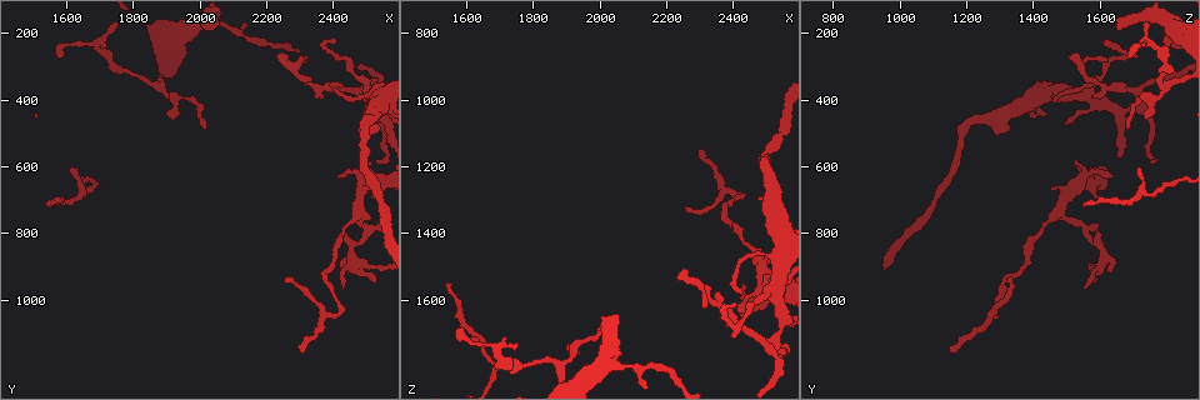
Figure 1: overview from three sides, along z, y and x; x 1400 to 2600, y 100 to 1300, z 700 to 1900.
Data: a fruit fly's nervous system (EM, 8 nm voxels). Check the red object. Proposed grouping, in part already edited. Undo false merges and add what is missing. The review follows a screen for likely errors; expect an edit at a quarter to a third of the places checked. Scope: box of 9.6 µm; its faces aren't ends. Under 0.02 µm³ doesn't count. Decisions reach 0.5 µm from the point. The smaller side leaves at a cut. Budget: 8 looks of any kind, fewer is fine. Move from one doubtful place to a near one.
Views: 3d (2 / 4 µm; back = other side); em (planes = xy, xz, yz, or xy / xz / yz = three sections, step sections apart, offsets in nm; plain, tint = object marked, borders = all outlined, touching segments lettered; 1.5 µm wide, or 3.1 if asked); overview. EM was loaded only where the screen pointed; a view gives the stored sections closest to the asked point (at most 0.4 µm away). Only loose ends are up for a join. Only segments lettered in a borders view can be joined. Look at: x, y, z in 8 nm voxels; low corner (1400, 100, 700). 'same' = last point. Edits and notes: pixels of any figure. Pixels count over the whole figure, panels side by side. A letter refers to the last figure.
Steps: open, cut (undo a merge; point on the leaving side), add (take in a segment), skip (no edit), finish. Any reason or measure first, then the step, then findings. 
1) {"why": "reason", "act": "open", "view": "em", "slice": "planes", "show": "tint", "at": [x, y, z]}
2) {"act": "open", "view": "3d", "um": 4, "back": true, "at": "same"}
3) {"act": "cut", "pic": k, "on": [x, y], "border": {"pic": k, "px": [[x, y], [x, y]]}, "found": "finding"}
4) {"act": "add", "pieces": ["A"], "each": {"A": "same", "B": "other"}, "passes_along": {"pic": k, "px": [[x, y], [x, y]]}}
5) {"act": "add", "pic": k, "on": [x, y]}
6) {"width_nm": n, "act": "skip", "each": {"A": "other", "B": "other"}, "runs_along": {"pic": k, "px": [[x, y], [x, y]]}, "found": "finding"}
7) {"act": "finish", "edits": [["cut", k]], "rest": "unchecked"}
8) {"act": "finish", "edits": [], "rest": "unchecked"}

{"why": "an open end", "act": "open", "view": "em", "slice": "xz", "step": 4, "show": "tint", "at": [2290, 1140, 1160]}

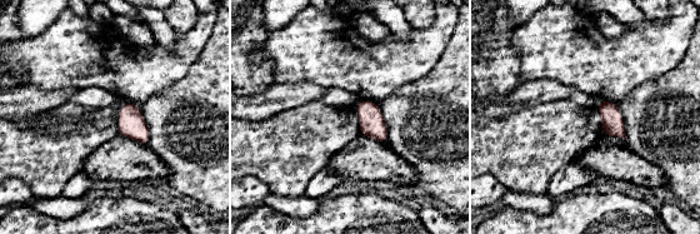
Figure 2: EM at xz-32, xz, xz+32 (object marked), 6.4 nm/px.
{"why": "another direction", "act": "open", "view": "em", "slice": "planes", "show": "borders", "at": "same"}

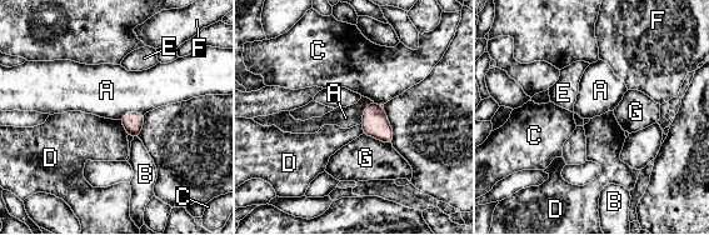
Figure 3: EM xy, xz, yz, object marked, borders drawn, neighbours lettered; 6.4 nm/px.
{"act": "skip", "each": {"A": "other", "B": "other", "C": "other", "D": "other", "E": "other", "F": "other", "G": "other"}, "border": {"pic": 3, "px": [[144, 113], [126, 111], [119, 119]]}, "found": "no lettered segment goes on from it"}

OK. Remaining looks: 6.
{"why": "sharp bend", "act": "open", "view": "3d", "um": 4, "at": [2430, 1020, 1290]}

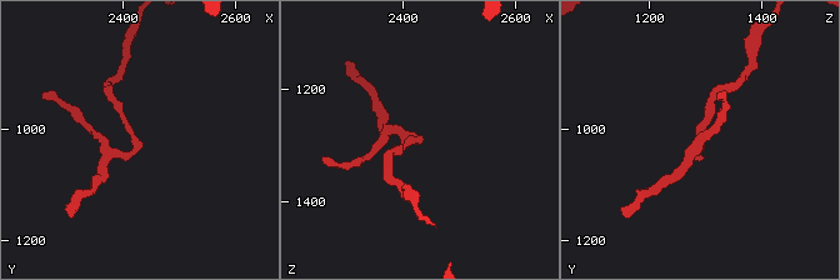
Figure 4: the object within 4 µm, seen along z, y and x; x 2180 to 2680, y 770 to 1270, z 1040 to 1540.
{"act": "open", "view": "em", "slice": "yz", "step": 8, "show": "tint", "at": [2425, 1030, 1295]}

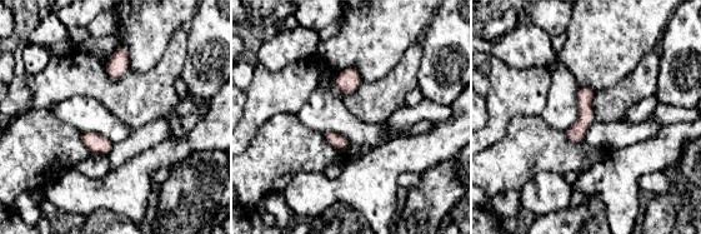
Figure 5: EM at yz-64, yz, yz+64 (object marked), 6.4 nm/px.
{"act": "open", "view": "em", "slice": "planes", "show": "borders", "at": "same"}

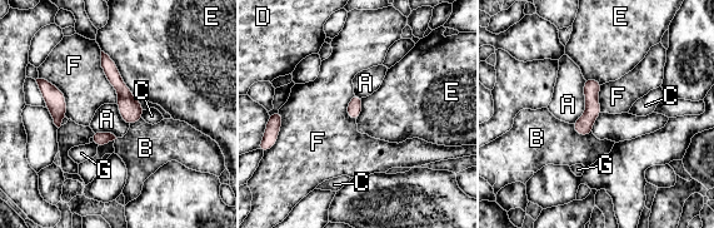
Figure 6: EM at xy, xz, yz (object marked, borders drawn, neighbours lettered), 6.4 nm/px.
{"width_nm": 120, "act": "skip", "each": {"A": "other", "B": "other", "C": "other", "D": "other", "E": "other", "F": "other", "G": "other"}, "border": {"pic": 6, "px": [[100, 51], [116, 103]]}, "found": "all the same neuron"}

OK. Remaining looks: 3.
{"why": "an open end", "act": "open", "view": "em", "slice": "planes", "show": "borders", "at": [2530, 580, 1760]}

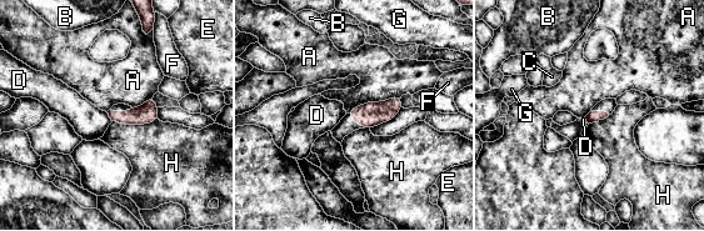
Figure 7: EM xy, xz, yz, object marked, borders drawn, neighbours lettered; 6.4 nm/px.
{"longest_contact_nm": ["A", 360], "act": "skip", "each": {"A": "other", "B": "other", "C": "other", "D": "other", "E": "other", "F": "other", "G": "other", "H": "other"}, "border": {"pic": 7, "px": [[400, 96], [362, 103], [346, 113]]}, "found": "none of them fits"}

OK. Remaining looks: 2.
{"act": "finish", "edits": [], "rest": "unchecked"}

